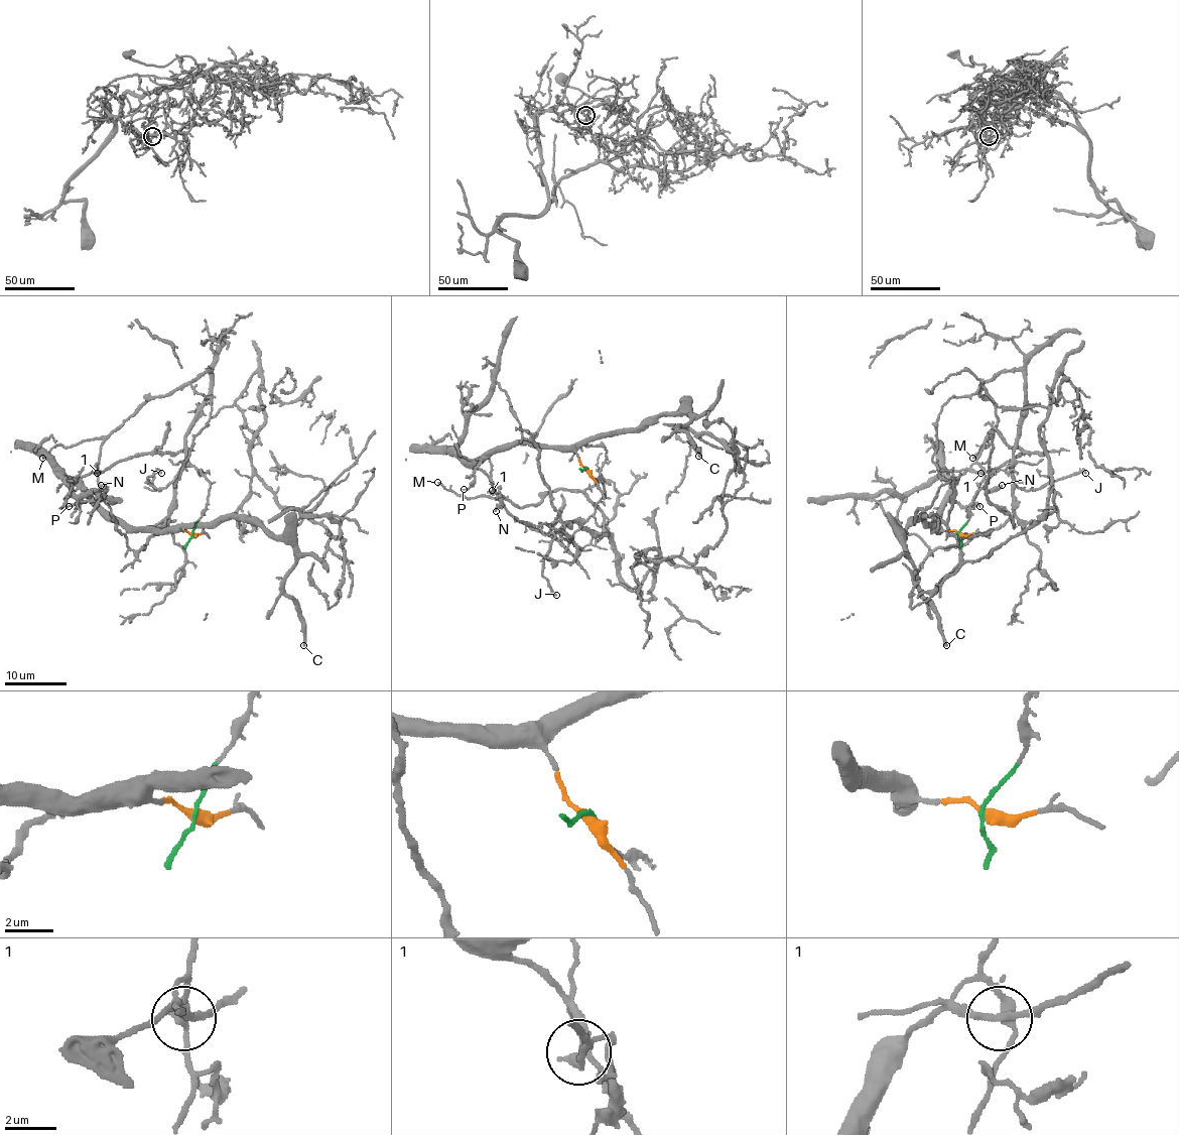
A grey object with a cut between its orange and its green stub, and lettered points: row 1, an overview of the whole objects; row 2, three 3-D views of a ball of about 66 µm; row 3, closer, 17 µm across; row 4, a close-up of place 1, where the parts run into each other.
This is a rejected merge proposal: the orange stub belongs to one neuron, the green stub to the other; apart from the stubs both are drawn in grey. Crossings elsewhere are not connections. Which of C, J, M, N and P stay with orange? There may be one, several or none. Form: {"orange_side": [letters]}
{"orange_side": ["C", "P"]}

